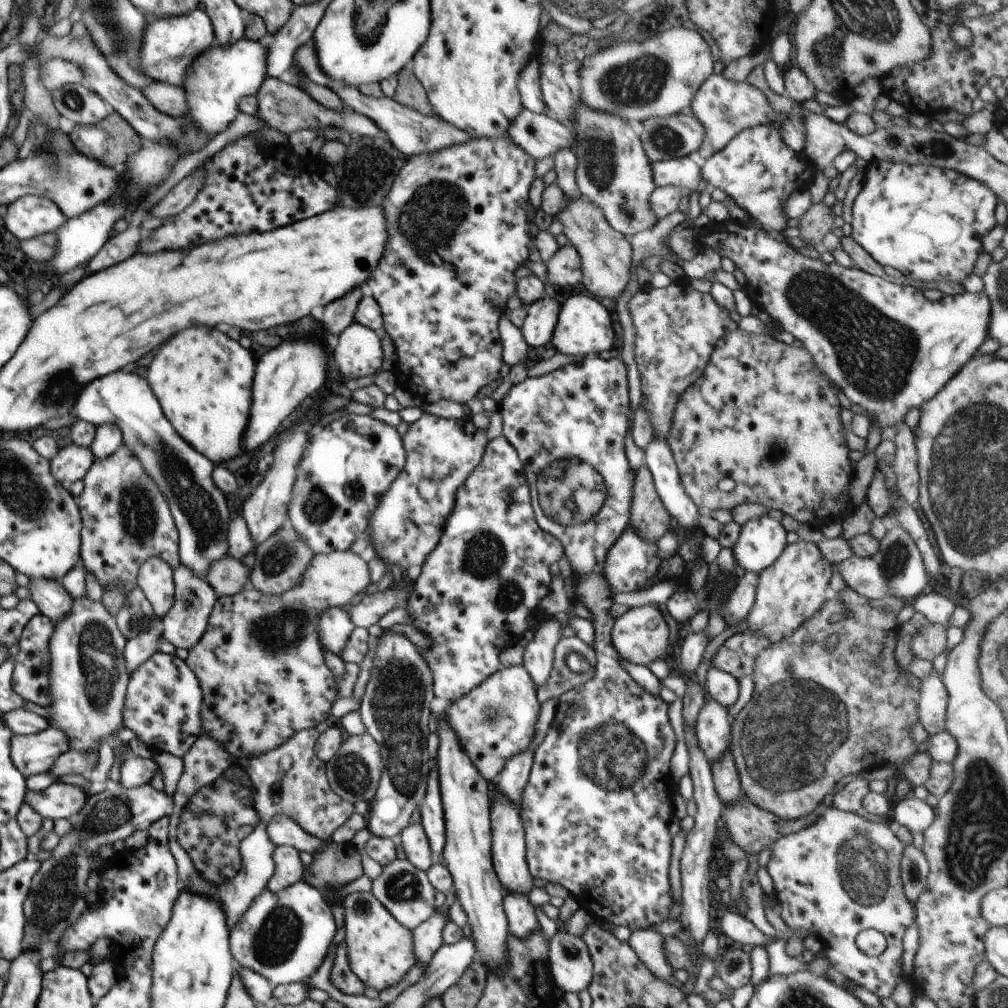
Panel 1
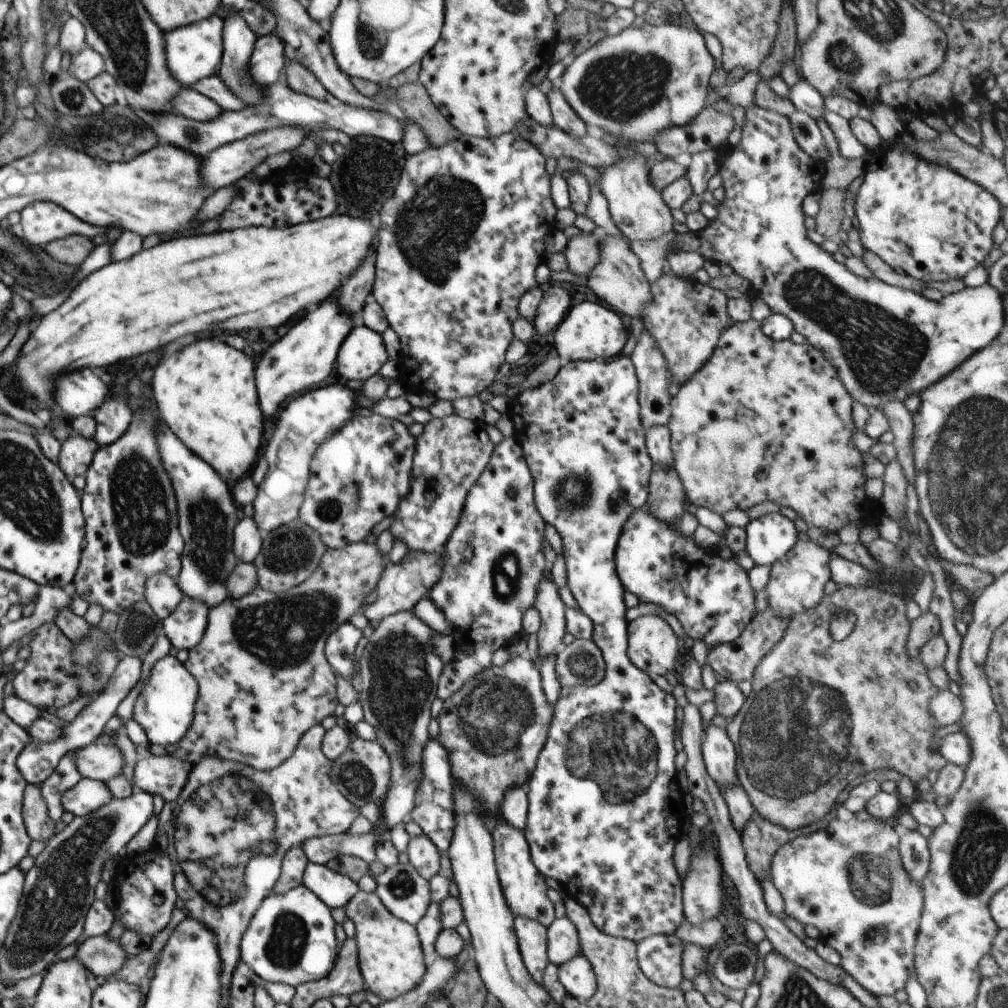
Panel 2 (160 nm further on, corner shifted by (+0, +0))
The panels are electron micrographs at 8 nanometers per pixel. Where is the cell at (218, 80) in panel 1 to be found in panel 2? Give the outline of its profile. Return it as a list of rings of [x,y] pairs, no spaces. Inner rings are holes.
[[[278,35],[257,37],[249,62],[250,78],[264,88],[276,84],[287,62],[285,46]]]

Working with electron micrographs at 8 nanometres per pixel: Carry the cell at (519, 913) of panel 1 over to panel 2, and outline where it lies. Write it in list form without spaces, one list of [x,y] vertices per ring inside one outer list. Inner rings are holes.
[[[513,917],[522,960],[532,978],[542,984],[544,969],[548,966],[547,927],[535,920]]]

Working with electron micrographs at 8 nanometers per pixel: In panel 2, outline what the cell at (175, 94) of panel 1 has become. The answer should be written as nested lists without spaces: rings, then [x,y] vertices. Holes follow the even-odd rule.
[[[183,88],[172,104],[172,112],[201,123],[215,121],[226,111],[216,101],[190,88]]]

